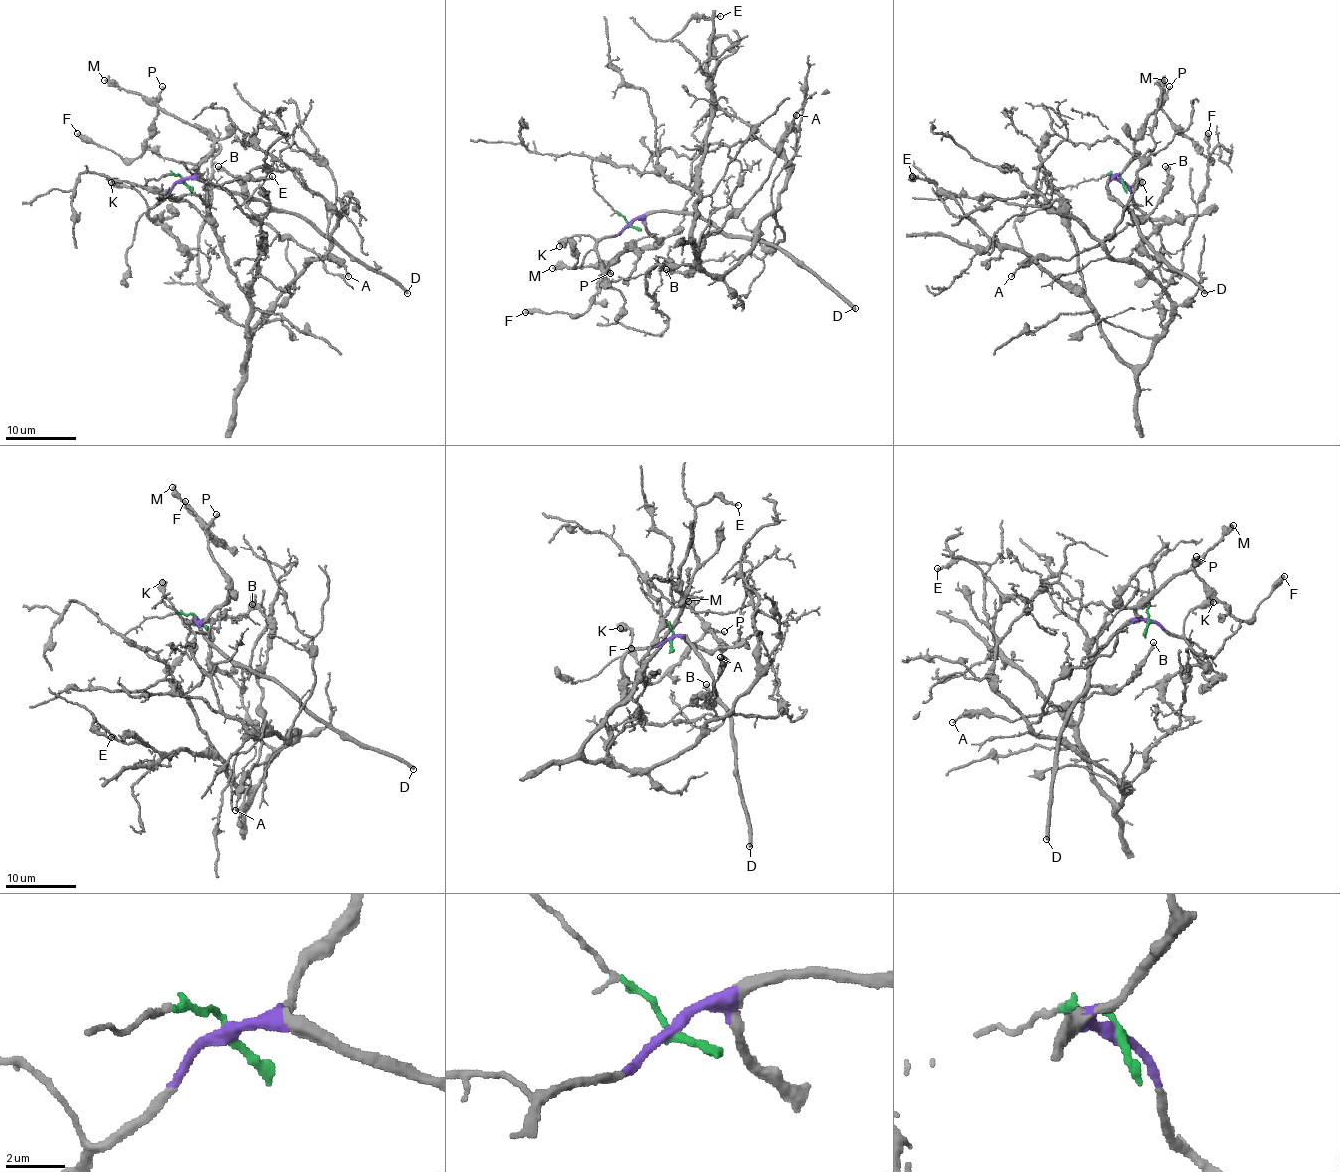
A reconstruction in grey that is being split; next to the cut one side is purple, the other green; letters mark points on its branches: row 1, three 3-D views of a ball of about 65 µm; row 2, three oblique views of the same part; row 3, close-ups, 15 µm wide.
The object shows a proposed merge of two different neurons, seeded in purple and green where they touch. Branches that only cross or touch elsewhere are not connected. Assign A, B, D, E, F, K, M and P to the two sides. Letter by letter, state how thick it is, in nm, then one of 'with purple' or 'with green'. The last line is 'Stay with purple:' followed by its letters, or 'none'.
A: 170 nm thick; with purple
B: 460 nm thick; with purple
D: 380 nm thick; with purple
E: 160 nm thick; with green
F: 440 nm thick; with purple
K: 650 nm thick; with purple
M: 440 nm thick; with purple
P: 200 nm thick; with purple
Stay with purple: A, B, D, F, K, M, P

